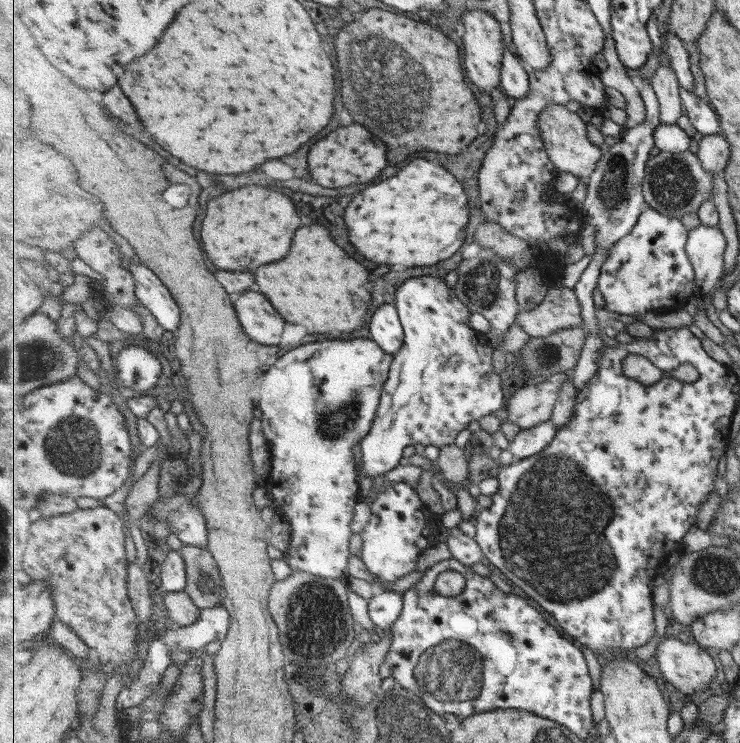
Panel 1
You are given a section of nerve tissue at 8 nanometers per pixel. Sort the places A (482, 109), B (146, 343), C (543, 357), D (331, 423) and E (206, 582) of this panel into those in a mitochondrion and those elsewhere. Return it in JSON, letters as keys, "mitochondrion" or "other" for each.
{"A":"other","B":"other","C":"mitochondrion","D":"mitochondrion","E":"mitochondrion"}

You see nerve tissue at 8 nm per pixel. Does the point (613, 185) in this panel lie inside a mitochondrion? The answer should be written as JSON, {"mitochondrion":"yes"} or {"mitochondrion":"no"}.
{"mitochondrion":"yes"}

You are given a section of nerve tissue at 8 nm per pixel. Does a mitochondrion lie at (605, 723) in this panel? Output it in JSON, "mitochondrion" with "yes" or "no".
{"mitochondrion":"no"}

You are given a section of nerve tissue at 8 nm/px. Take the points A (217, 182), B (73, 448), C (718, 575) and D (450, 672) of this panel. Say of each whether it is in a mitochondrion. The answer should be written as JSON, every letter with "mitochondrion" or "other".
{"A":"other","B":"mitochondrion","C":"mitochondrion","D":"mitochondrion"}

